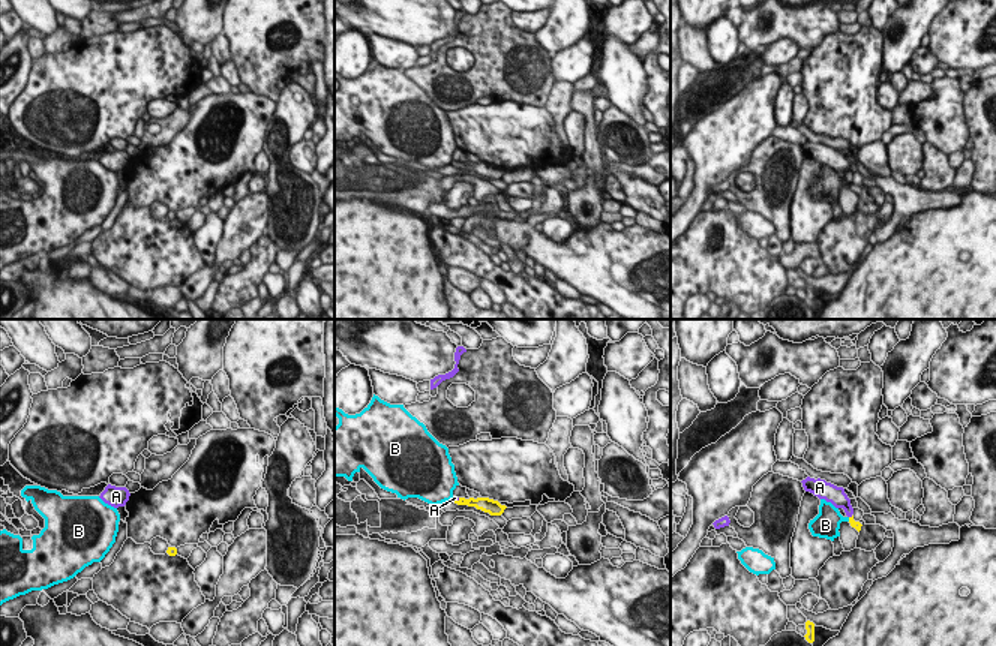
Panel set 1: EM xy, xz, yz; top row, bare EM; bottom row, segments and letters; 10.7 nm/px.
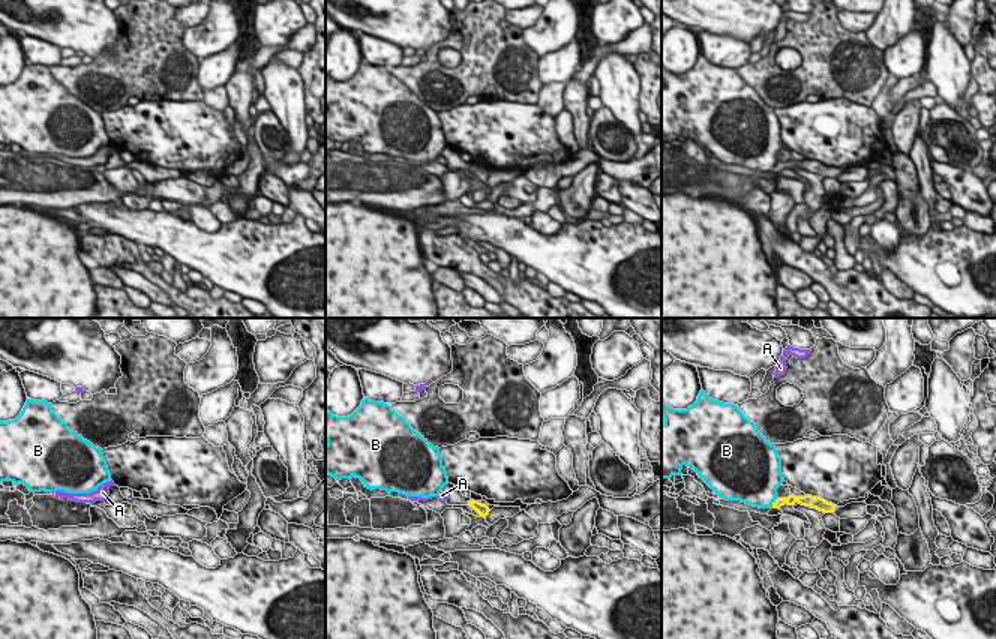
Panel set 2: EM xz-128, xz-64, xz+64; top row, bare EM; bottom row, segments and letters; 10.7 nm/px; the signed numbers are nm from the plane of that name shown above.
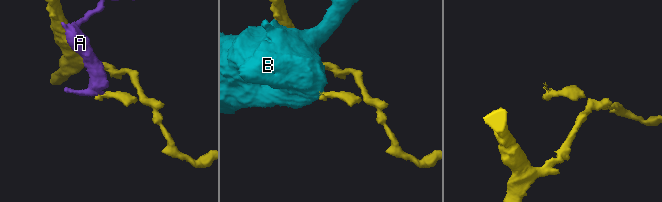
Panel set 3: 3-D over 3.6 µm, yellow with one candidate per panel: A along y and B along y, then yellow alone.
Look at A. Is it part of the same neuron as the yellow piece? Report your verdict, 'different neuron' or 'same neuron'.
same neuron

